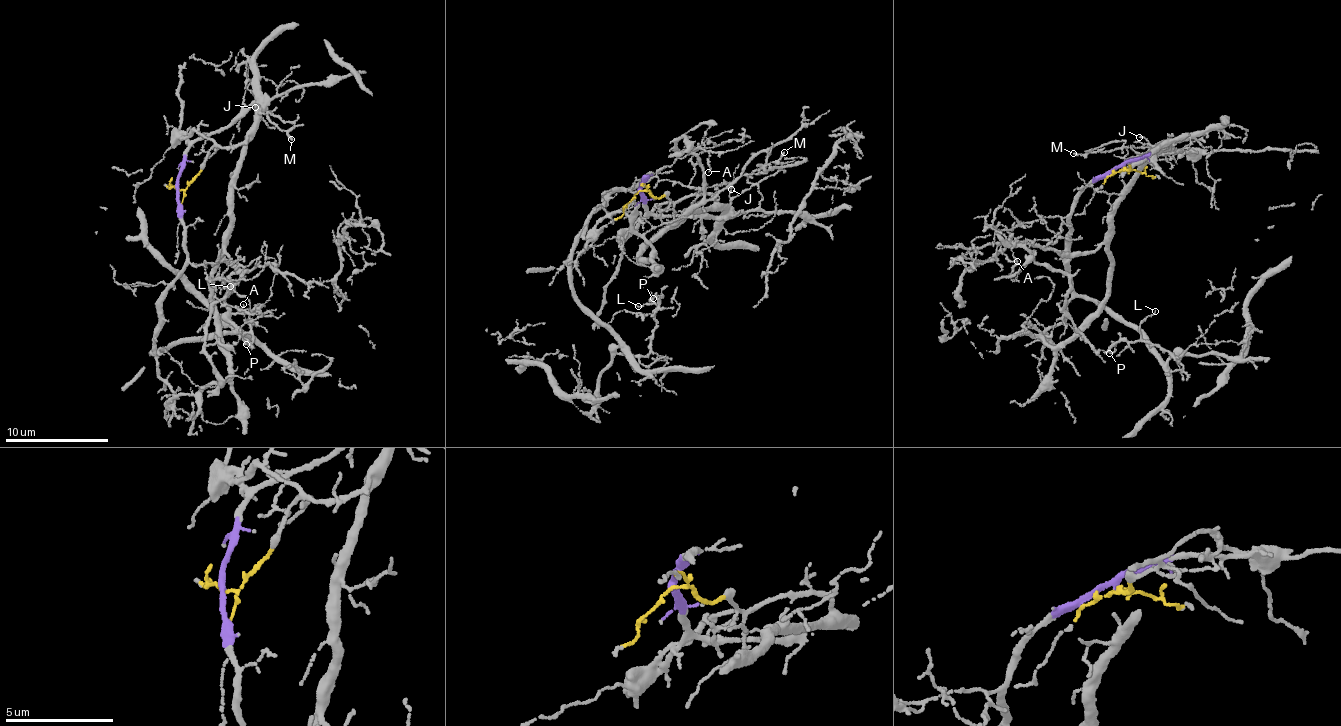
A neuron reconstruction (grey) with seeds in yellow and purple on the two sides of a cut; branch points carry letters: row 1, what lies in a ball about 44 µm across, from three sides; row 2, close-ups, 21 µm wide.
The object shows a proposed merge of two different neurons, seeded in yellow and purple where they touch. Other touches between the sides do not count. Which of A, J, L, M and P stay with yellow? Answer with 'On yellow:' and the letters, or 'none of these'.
On yellow: J, M

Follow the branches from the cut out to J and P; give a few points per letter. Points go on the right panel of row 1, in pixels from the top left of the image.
J: (1124, 168), (1131, 168), (1143, 157), (1129, 161), (1143, 156), (1148, 143), (1138, 136)
P: (1124, 168), (1102, 173), (1072, 209), (1072, 289), (1132, 323), (1164, 361), (1181, 356), (1119, 339), (1109, 353)

